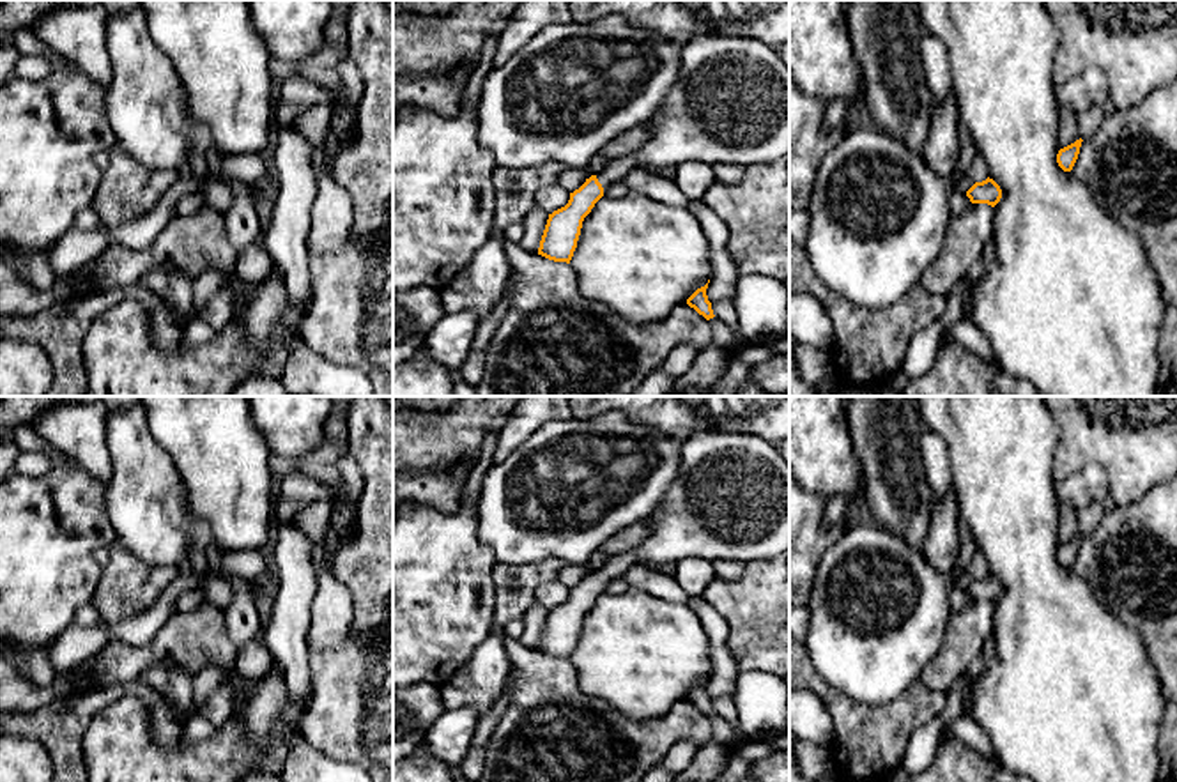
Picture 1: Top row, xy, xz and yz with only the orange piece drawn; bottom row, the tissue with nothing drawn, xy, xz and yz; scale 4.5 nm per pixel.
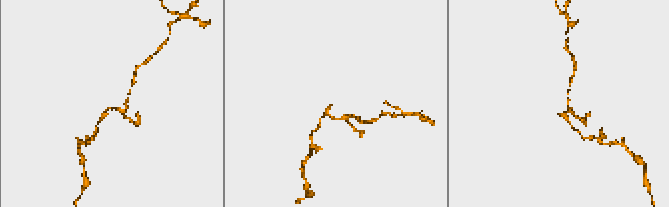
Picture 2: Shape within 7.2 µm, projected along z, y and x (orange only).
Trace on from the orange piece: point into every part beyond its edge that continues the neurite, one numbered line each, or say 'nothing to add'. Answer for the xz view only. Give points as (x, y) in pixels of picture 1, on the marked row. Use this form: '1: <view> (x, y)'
1: xz (730, 105)

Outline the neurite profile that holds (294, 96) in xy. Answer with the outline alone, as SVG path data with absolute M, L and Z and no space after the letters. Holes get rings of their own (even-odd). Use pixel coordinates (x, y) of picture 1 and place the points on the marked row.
M301 76L276 81L274 129L294 122L301 113L322 103L331 103L331 92Z

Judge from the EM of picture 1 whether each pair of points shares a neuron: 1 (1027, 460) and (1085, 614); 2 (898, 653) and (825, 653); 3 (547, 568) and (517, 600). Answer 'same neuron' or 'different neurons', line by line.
1: same neuron
2: same neuron
3: same neuron

